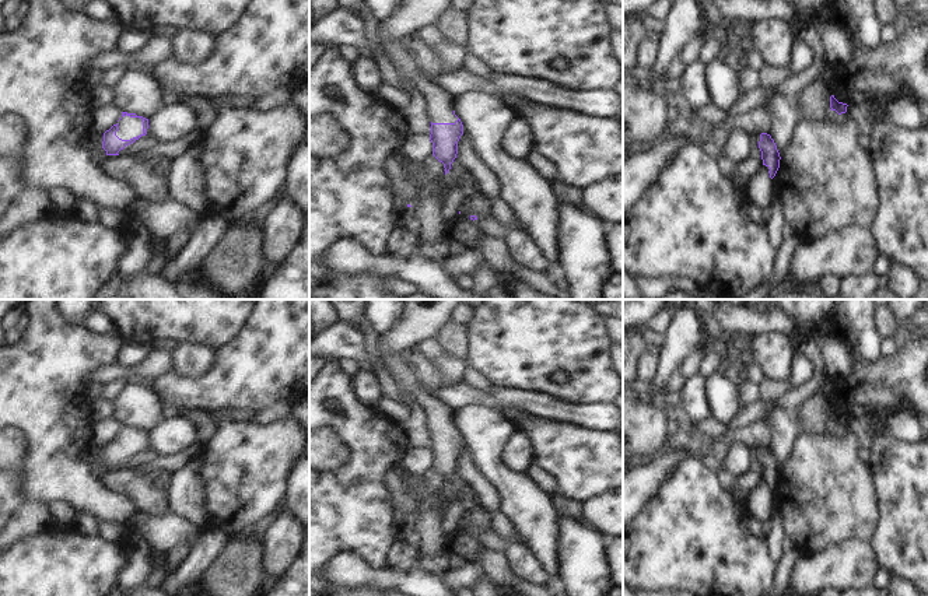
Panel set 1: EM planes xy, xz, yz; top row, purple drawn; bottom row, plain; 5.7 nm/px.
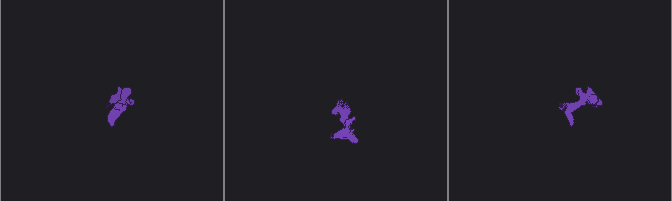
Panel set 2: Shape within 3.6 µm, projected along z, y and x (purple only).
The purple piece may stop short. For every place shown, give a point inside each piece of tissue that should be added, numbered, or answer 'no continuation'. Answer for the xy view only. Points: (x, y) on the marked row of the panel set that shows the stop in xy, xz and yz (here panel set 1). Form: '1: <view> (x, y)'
1: xy (128, 128)

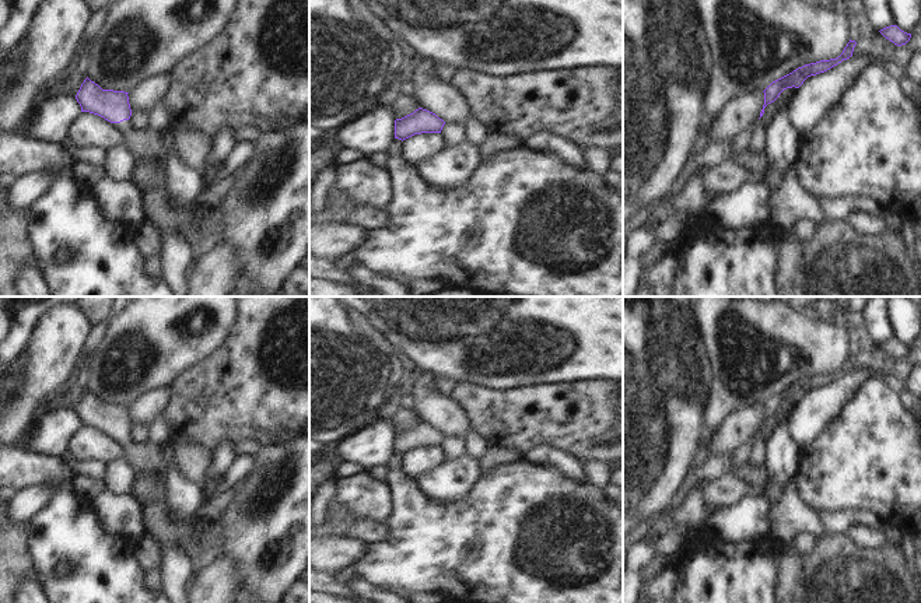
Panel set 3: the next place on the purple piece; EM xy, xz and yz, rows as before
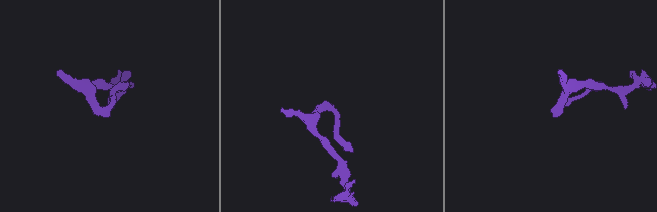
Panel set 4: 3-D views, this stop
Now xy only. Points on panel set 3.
1: xy (146, 146)

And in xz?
no continuation

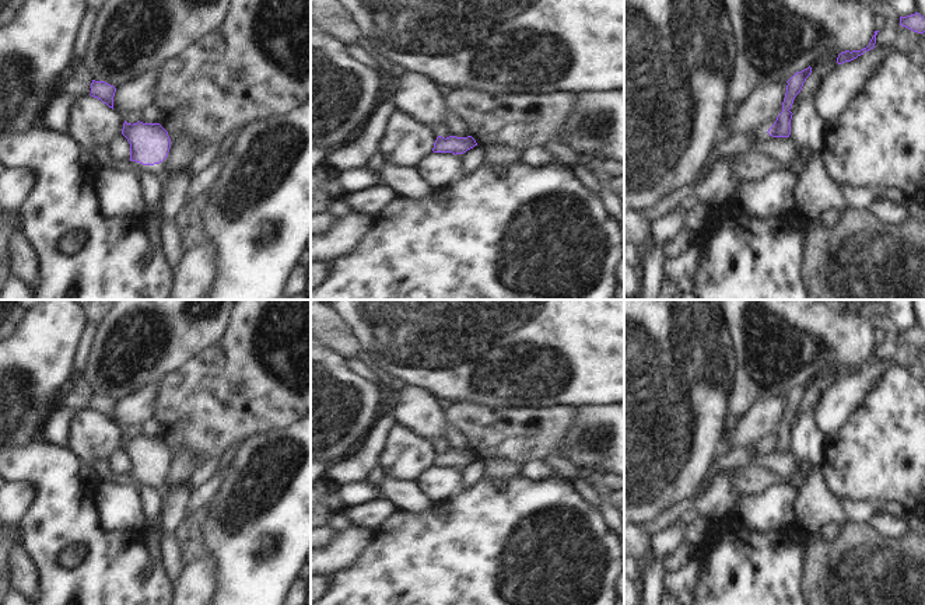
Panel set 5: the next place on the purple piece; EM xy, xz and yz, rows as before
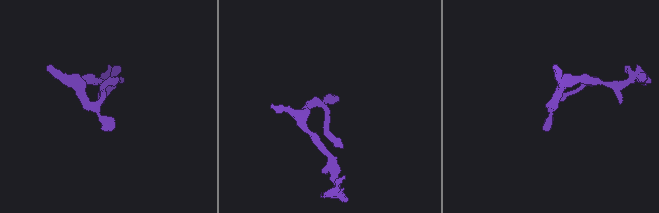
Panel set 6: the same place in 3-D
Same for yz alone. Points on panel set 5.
no continuation

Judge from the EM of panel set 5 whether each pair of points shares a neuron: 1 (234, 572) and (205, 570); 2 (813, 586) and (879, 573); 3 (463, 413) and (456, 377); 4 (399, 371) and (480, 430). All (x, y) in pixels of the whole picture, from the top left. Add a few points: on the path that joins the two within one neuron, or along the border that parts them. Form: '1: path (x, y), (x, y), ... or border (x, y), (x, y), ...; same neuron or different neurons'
1: border (205, 555), (210, 556), (214, 562), (217, 590); different neurons
2: path (830, 586), (862, 586); same neuron
3: border (452, 402), (473, 402), (493, 408); different neurons
4: border (466, 401), (452, 404); different neurons

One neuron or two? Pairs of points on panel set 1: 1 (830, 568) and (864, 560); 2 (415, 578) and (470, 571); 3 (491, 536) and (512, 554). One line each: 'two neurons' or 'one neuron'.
1: one neuron
2: two neurons
3: two neurons

